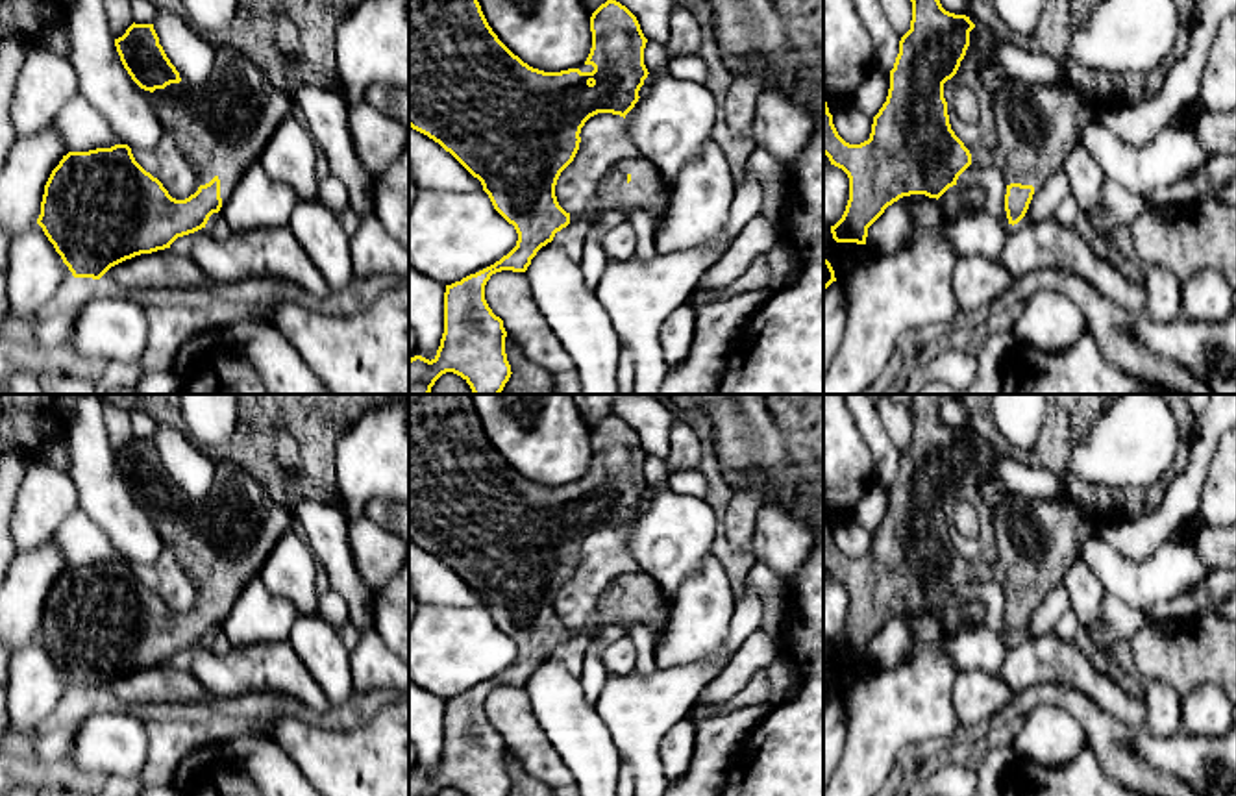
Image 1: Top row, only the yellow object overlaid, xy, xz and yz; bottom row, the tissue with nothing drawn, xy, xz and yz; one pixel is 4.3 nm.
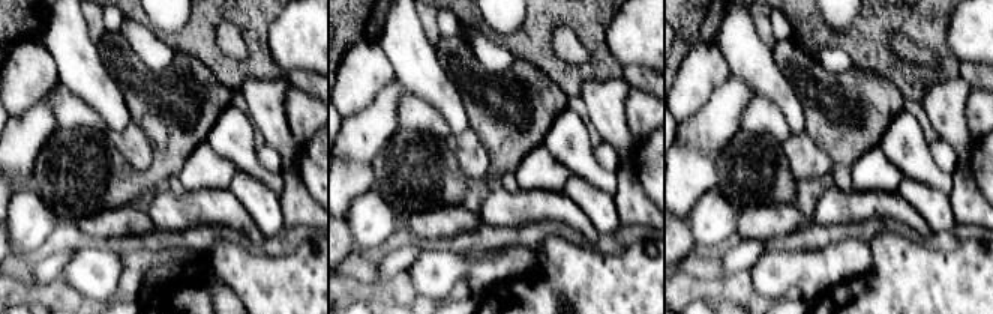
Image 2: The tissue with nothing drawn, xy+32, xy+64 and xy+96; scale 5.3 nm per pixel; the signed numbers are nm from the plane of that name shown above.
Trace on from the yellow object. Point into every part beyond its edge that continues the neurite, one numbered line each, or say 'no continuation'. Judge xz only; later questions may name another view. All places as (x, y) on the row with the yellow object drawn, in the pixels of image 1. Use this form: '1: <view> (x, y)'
1: xz (646, 189)

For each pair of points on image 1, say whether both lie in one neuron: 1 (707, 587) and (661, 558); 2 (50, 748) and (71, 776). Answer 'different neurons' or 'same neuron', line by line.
1: different neurons
2: same neuron

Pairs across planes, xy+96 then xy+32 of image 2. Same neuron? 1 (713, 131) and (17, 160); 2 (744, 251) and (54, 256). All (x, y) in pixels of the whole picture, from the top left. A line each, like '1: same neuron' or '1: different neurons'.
1: same neuron
2: same neuron

